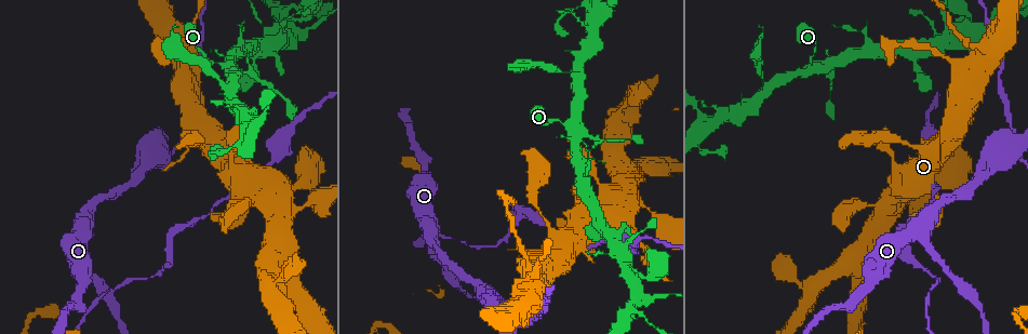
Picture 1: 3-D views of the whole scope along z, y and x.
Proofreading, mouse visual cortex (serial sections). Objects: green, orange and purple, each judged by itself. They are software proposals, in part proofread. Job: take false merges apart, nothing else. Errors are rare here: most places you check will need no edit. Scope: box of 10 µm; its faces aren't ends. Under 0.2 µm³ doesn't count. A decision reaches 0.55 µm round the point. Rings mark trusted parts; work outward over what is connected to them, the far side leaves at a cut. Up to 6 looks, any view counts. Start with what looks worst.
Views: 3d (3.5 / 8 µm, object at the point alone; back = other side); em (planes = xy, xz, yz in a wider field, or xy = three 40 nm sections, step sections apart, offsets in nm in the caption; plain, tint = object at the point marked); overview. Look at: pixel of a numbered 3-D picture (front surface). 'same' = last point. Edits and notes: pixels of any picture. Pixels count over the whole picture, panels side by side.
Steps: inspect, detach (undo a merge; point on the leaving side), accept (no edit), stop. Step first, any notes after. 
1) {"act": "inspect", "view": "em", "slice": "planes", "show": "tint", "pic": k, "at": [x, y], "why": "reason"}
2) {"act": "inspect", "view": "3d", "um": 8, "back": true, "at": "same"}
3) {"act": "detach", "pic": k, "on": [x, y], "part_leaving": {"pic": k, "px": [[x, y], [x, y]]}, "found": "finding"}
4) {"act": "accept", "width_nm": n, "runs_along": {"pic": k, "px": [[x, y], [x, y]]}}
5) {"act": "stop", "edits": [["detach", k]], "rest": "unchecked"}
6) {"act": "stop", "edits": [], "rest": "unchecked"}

{"act": "inspect", "view": "3d", "um": 3.5, "pic": 1, "at": [624, 263], "why": "thin arm on a thick one"}

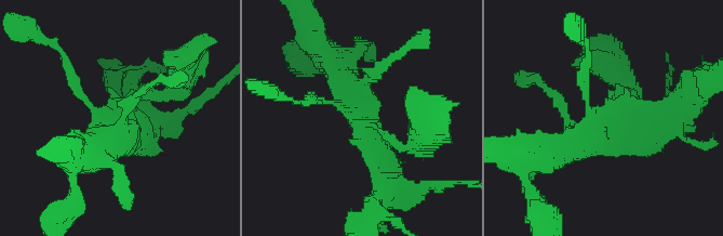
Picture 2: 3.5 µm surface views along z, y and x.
{"act": "inspect", "view": "em", "slice": "planes", "show": "tint", "pic": 2, "at": [365, 120]}

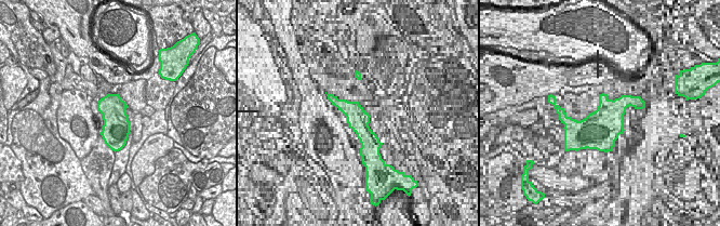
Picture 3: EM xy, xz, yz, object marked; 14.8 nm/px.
{"act": "accept", "width_nm": 420, "runs_along": {"pic": 2, "px": [[336, 67], [383, 154], [386, 184]]}, "found": "all the same cell"}

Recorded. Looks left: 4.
{"act": "inspect", "view": "3d", "um": 3.5, "pic": 1, "at": [982, 45], "why": "thick turns thin"}

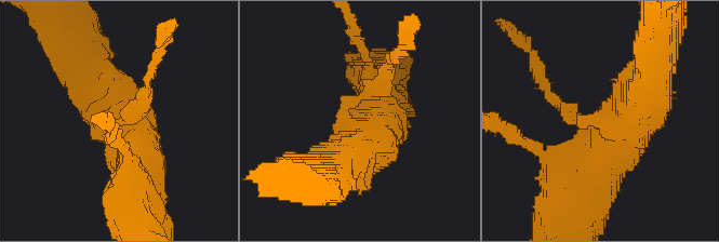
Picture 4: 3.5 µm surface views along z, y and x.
{"act": "inspect", "view": "em", "slice": "xy", "step": 2, "show": "tint", "pic": 4, "at": [347, 120]}

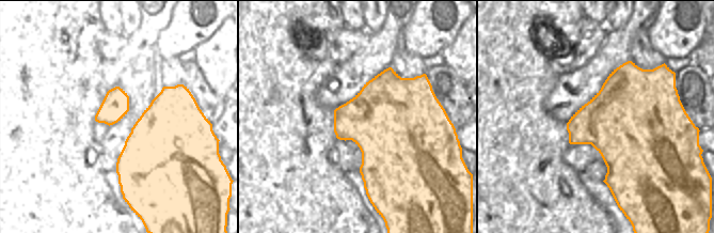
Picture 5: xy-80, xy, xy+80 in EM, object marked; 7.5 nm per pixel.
{"act": "accept", "runs_along": {"pic": 4, "px": [[588, 187], [652, 74]]}, "found": "one cell here"}

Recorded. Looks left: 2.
{"act": "inspect", "view": "3d", "um": 3.5, "pic": 1, "at": [918, 230], "why": "branch point"}

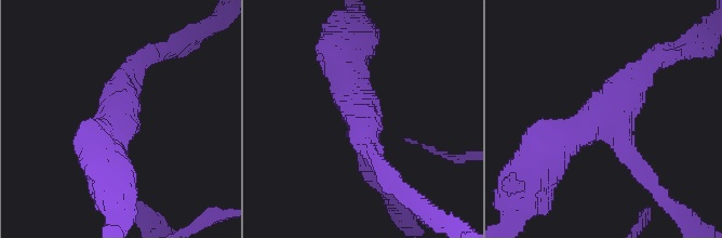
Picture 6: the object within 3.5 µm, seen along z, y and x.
{"act": "inspect", "view": "em", "slice": "xy", "step": 3, "show": "tint", "pic": 6, "at": [116, 111], "arms": 3, "arm_widths_nm": [200, 300, 450], "why": "now the EM"}

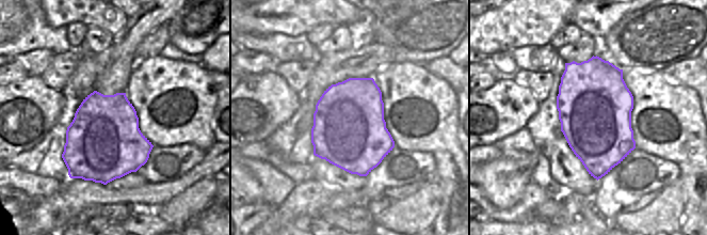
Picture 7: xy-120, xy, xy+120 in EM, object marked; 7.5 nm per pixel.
{"act": "accept", "runs_along": {"pic": 6, "px": [[548, 156], [584, 130], [653, 63]]}, "found": "all the same cell"}

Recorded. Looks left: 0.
{"act": "stop", "edits": [], "rest": "unchecked"}

